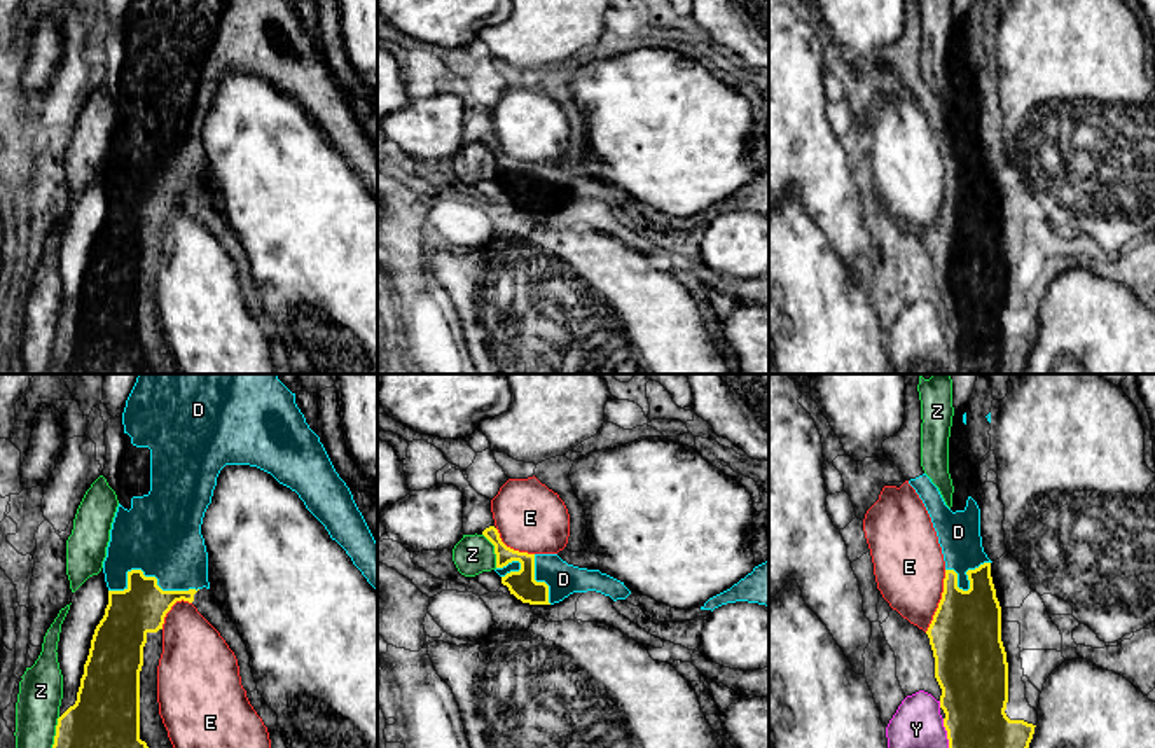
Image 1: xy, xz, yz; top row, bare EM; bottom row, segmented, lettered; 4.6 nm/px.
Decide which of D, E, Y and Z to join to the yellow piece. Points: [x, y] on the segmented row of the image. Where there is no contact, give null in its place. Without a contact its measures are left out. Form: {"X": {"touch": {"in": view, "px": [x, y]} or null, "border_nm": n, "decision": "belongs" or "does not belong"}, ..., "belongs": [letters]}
{"D": {"touch": {"in": "xy", "px": [149, 577]}, "border_nm": 420, "decision": "belongs"}, "E": {"touch": {"in": "yz", "px": [940, 602]}, "border_nm": 300, "decision": "does not belong"}, "Y": {"touch": {"in": "yz", "px": [947, 733]}, "border_nm": 140, "decision": "does not belong"}, "Z": {"touch": {"in": "xz", "px": [495, 551]}, "border_nm": 170, "decision": "does not belong"}, "belongs": ["D"]}

